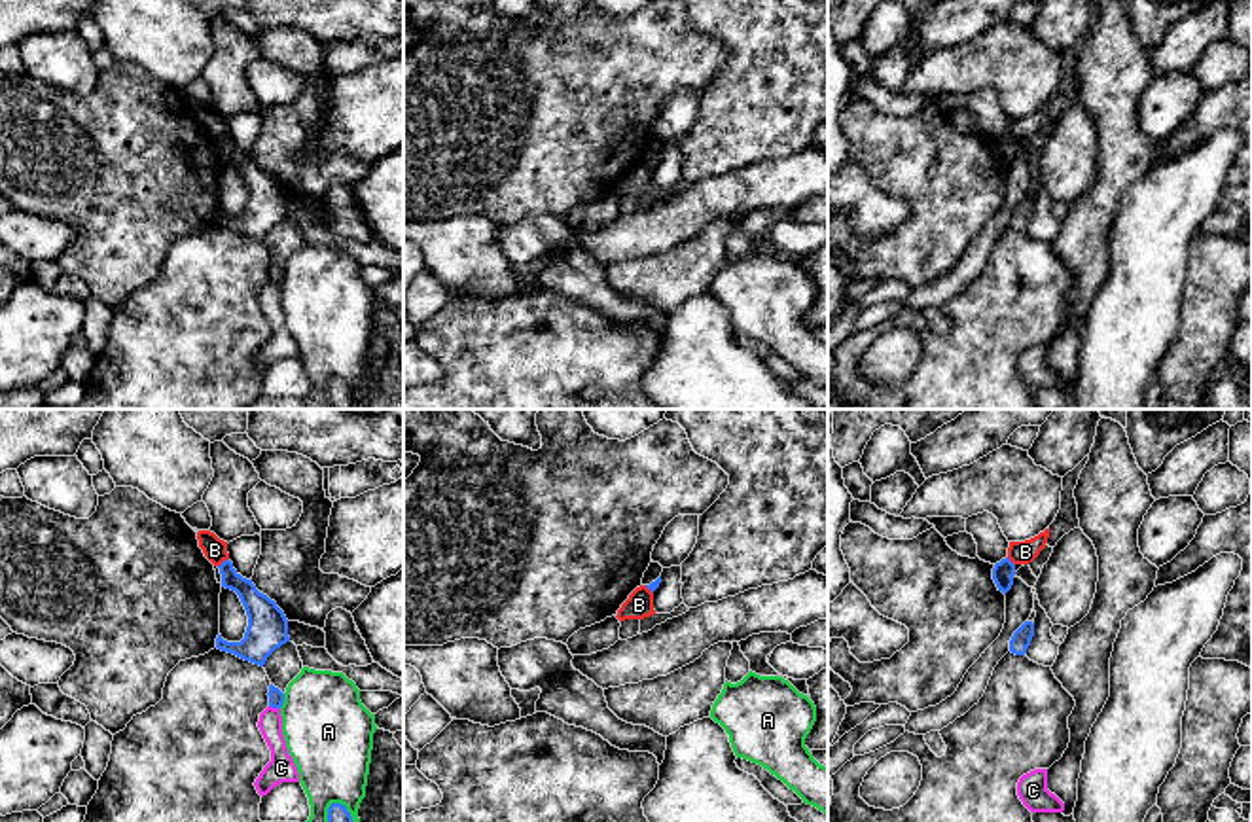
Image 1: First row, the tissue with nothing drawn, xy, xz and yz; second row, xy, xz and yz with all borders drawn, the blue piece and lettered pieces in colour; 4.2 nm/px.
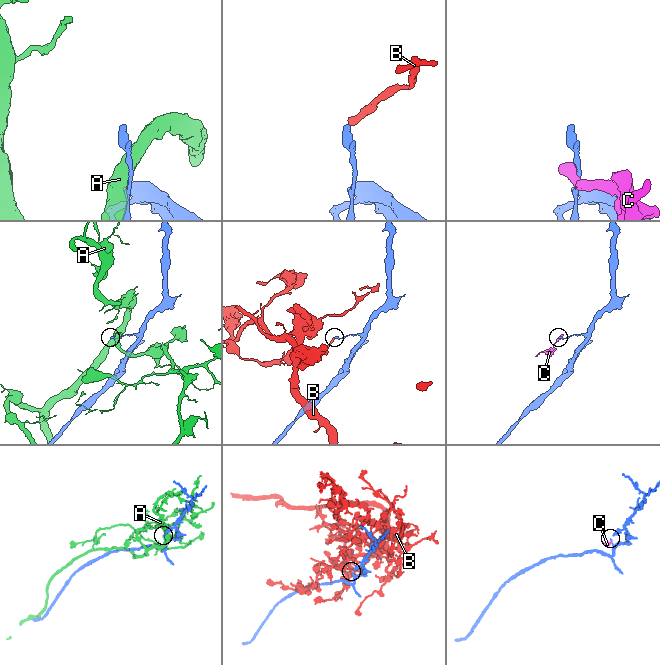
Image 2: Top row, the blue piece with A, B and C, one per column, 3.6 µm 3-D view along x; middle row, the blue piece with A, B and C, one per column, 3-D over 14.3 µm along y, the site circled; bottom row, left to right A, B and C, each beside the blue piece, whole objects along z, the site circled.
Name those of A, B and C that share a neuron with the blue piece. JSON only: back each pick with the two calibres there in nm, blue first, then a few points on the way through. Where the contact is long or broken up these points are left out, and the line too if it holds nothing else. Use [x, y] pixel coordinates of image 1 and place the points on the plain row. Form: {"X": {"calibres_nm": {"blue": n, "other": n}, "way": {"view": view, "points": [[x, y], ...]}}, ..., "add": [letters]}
{"add": []}

